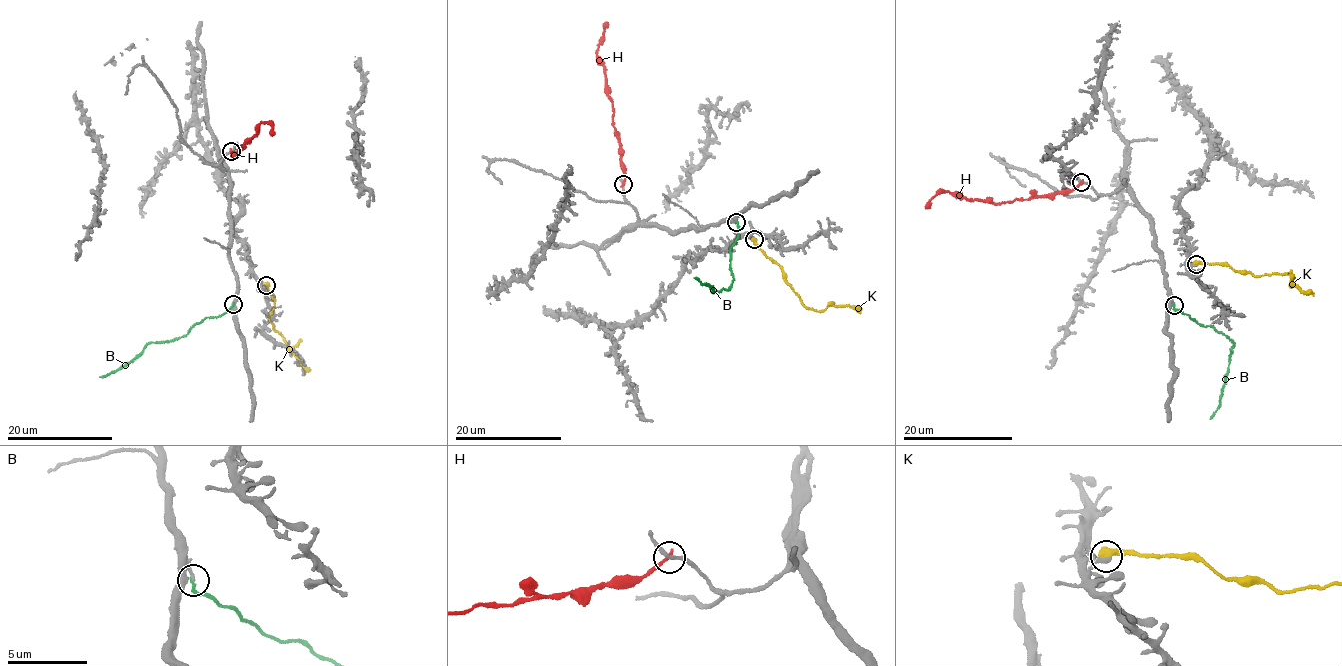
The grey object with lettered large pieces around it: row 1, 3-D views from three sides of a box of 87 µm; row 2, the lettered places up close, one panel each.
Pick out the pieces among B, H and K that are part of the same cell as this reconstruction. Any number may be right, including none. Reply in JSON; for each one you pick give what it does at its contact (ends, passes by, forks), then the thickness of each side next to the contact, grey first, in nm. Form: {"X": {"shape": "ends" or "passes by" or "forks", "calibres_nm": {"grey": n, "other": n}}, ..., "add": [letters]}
{"B": {"shape": "ends", "calibres_nm": {"grey": 180, "other": 200}}, "add": ["B"]}

